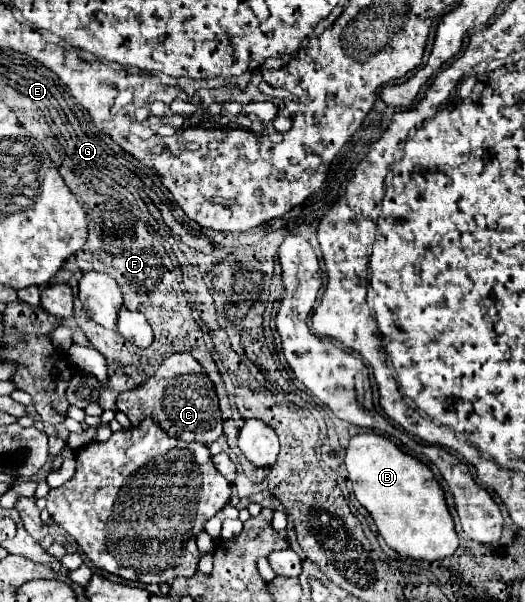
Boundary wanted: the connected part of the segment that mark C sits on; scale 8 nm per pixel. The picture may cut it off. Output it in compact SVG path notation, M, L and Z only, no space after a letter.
M176 352L164 358L152 378L118 396L116 408L130 418L132 426L138 426L146 416L152 416L170 436L184 442L212 444L222 436L222 414L214 382L208 378L200 362L188 352Z

